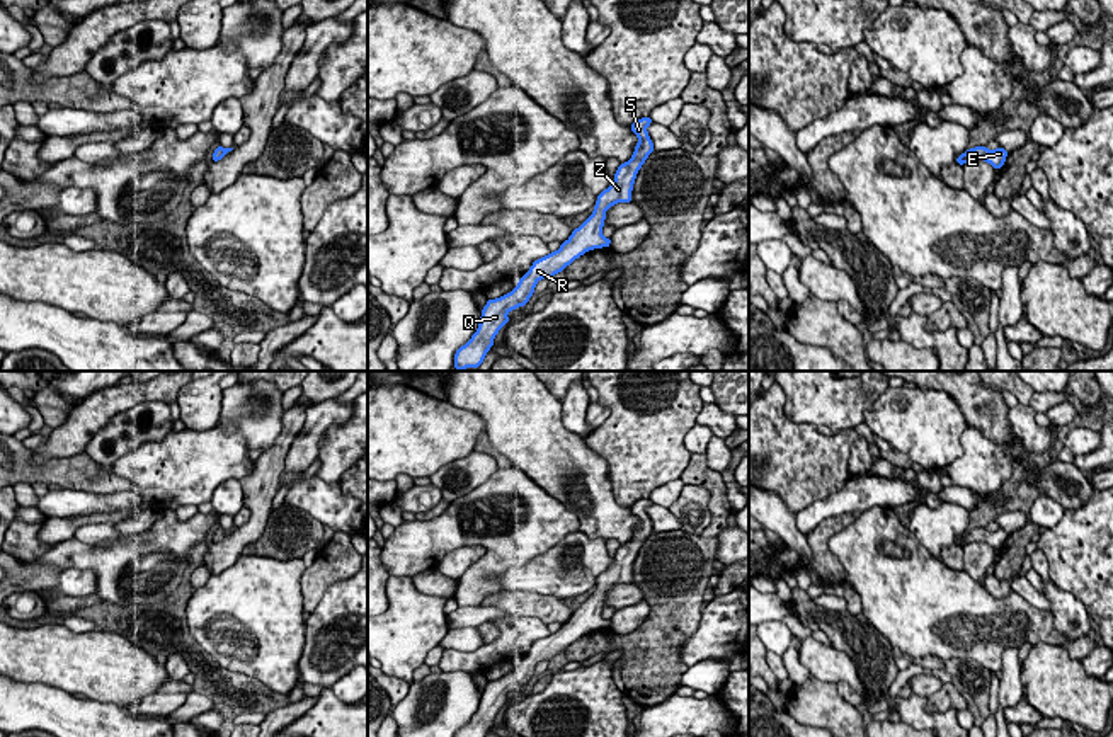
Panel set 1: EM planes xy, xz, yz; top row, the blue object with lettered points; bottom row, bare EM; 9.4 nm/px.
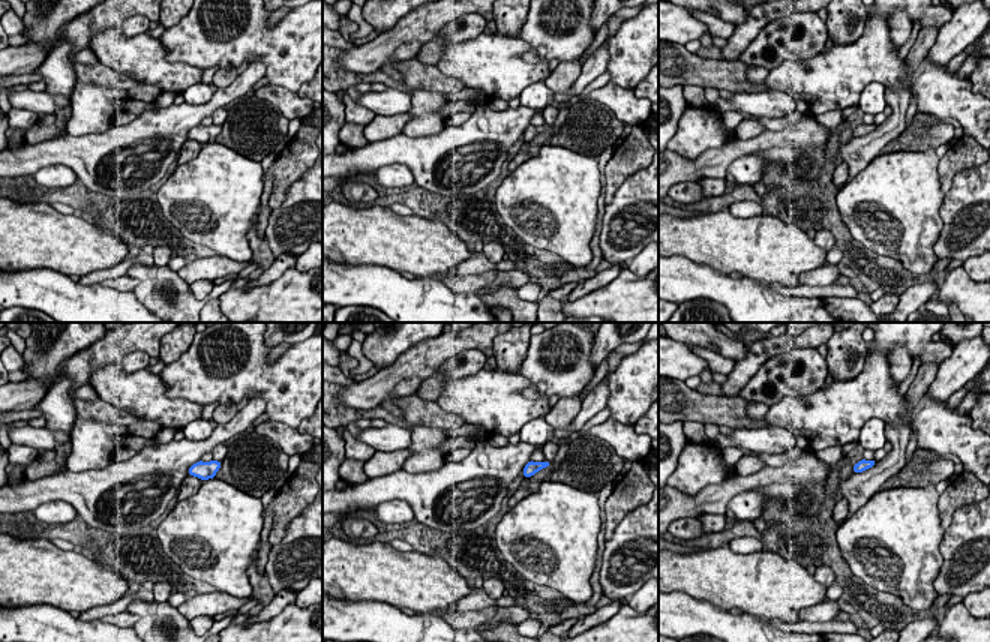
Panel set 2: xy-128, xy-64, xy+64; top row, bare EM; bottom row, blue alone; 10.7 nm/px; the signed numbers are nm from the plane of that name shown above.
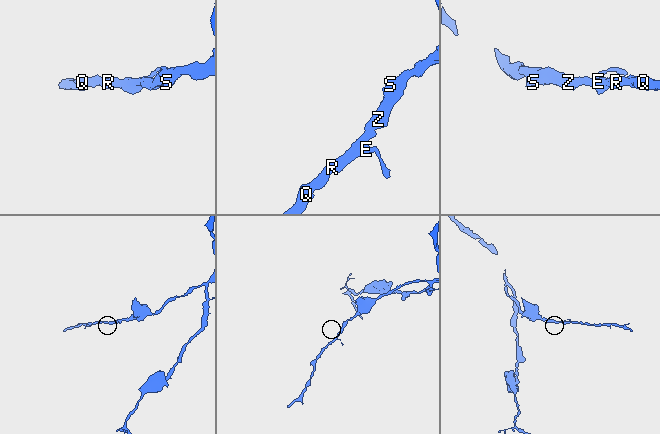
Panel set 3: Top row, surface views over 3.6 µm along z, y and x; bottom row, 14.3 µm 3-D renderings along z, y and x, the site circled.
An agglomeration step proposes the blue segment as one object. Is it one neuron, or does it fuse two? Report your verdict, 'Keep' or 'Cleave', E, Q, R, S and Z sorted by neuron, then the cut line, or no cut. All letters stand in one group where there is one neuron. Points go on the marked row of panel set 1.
Keep. Groups: E Q R S Z. No split

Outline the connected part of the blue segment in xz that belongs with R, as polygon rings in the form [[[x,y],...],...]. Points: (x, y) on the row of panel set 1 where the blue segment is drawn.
[[[642,117],[631,124],[631,131],[640,141],[635,146],[633,157],[616,170],[614,182],[597,196],[594,213],[572,231],[570,238],[563,242],[556,252],[534,260],[531,269],[519,279],[519,284],[509,294],[487,301],[482,310],[478,330],[454,354],[454,368],[458,371],[463,371],[465,368],[480,368],[485,354],[494,346],[497,332],[511,322],[507,313],[528,305],[539,279],[550,281],[582,254],[611,245],[611,238],[601,235],[606,211],[616,203],[631,203],[635,177],[647,157],[654,153],[654,143],[647,133],[647,126],[652,123],[650,117]]]

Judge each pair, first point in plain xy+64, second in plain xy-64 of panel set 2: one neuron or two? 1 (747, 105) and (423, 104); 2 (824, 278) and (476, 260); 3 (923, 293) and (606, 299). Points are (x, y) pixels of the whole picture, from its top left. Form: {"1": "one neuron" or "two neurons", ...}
{"1": "two neurons", "2": "two neurons", "3": "two neurons"}

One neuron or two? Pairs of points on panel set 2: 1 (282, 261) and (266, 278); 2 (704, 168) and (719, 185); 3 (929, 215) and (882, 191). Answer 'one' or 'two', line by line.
1: one
2: two
3: one

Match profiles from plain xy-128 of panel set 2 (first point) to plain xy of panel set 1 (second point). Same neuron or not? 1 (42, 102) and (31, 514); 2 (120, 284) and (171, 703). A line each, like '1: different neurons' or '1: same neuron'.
1: different neurons
2: same neuron

